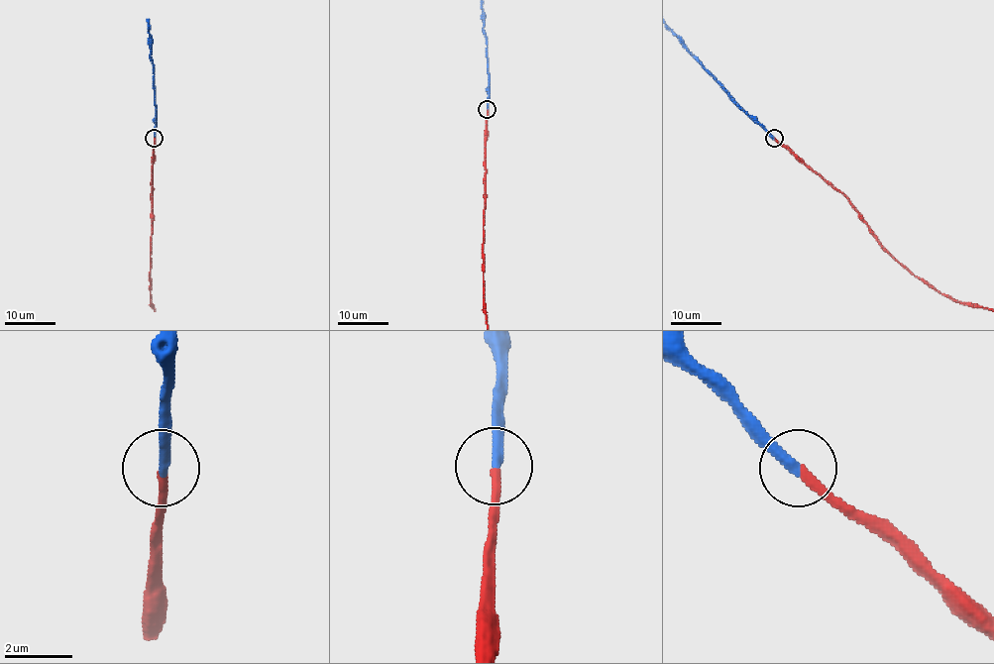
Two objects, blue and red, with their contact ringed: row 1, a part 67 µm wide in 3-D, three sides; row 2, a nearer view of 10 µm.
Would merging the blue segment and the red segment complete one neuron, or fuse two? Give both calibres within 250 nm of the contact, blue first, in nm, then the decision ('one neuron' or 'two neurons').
320 nm thick on the blue side, 280 nm on the other; one neuron

